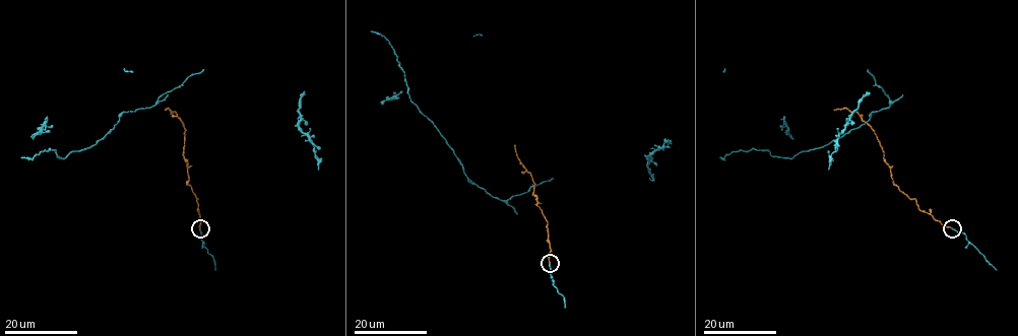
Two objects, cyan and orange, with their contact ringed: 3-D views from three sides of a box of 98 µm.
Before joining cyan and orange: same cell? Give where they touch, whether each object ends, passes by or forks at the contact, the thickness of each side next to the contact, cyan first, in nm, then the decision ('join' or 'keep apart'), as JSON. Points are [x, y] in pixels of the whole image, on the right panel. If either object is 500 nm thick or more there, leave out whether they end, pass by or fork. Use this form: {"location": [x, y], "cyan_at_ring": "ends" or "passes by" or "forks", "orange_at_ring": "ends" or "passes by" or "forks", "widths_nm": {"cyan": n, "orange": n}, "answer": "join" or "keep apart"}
{"location": [952, 228], "cyan_at_ring": "ends", "orange_at_ring": "ends", "widths_nm": {"cyan": 200, "orange": 190}, "answer": "join"}

